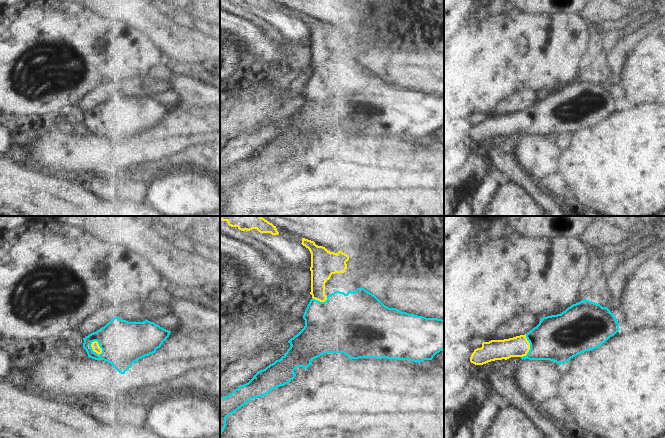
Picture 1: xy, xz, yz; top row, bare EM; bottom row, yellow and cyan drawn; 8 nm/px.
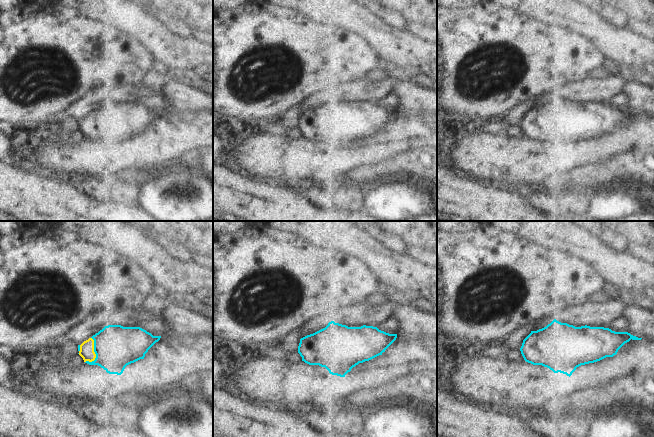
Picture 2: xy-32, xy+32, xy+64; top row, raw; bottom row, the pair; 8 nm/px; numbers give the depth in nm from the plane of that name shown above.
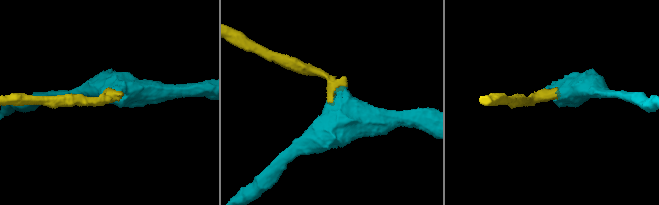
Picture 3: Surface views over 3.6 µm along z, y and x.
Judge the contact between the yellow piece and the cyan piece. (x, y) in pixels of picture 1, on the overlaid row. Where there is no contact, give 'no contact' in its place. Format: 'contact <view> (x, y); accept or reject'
contact xy (92, 348); accept

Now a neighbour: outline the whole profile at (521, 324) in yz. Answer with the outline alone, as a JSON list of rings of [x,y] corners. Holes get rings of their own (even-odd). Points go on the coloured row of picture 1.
[[[528,311],[522,314],[517,314],[512,319],[498,327],[496,332],[484,342],[489,342],[491,340],[504,340],[525,335],[534,327],[536,327],[540,320],[540,317]]]

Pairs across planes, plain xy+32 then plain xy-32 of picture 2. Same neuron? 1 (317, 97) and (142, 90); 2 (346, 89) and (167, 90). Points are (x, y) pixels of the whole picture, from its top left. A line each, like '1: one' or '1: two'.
1: one
2: two

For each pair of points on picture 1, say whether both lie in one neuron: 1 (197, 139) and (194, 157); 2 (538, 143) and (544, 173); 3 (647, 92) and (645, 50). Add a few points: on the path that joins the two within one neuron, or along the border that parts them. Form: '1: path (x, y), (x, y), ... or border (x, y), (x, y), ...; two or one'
1: border (209, 141), (190, 147); two
2: path (538, 150), (541, 166); one
3: path (647, 82), (647, 60); one

